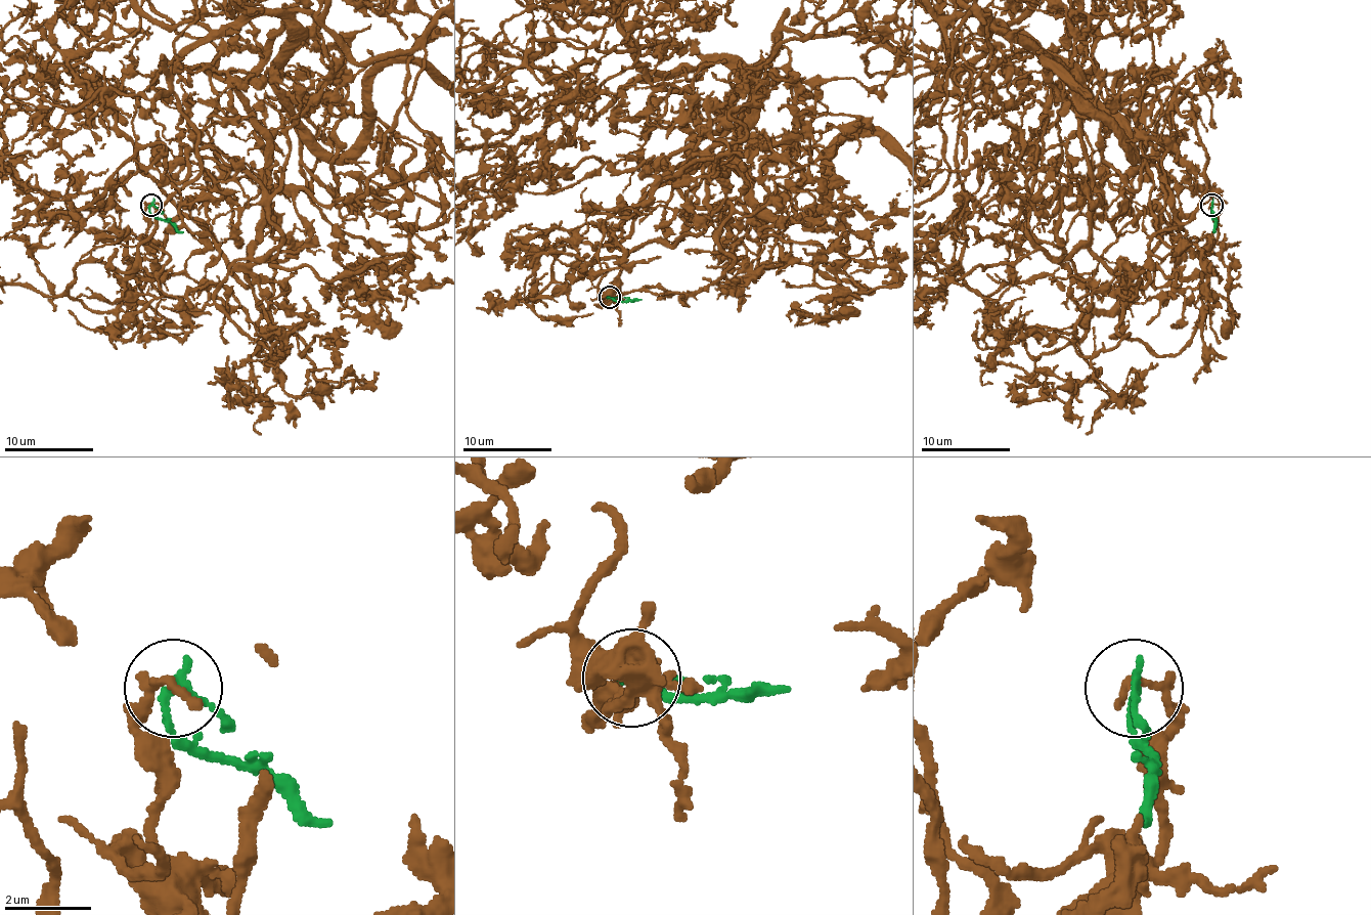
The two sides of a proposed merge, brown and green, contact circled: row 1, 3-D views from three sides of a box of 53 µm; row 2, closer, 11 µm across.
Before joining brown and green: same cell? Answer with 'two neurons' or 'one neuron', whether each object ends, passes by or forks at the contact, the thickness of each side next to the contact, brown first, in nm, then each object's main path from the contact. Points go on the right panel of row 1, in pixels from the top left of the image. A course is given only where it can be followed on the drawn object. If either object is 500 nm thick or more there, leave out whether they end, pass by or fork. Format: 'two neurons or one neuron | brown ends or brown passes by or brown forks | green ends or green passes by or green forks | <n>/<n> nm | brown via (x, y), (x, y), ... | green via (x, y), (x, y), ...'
two neurons | brown ends | green passes by | 220/180 nm | brown via (1211, 204), (1206, 308), (1153, 355), (1062, 89), (1120, 71), (1134, 156), (1049, 62), (1100, 116) | green via (1211, 204), (1215, 220), (1213, 233)

